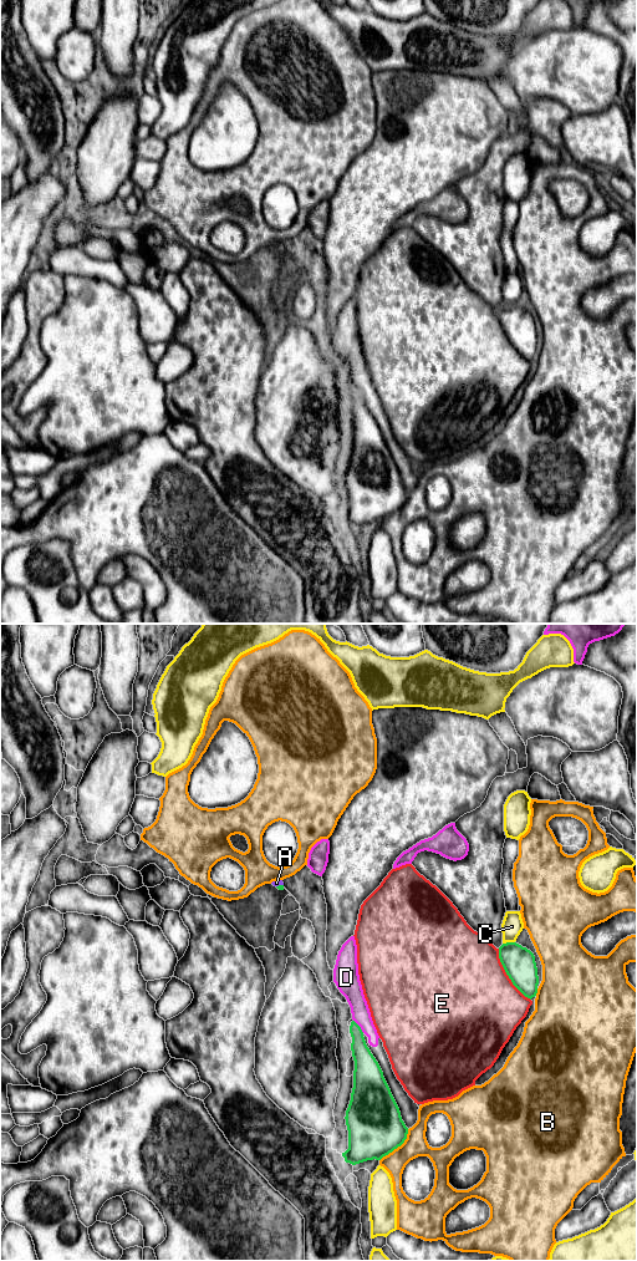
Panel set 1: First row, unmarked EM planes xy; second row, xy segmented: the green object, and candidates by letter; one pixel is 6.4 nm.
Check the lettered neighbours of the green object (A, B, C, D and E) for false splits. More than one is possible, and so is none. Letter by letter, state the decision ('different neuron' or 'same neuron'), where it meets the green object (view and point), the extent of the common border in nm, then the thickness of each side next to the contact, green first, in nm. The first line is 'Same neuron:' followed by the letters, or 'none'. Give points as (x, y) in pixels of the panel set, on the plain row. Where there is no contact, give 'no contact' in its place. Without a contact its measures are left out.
Same neuron: A
A: same neuron; meets green in xy at (279, 248); contact 50 nm long; 30 nm thick on the green side, 40 nm on the other
B: different neuron; meets green in xy at (397, 509); contact 280 nm long; 360 nm thick on the green side, 150 nm on the other
C: different neuron; meets green in xy at (508, 305); contact 80 nm long; 200 nm thick on the green side, 140 nm on the other
D: different neuron; meets green in xy at (358, 389); contact 110 nm long; 140 nm thick on the green side, 140 nm on the other
E: different neuron; meets green in xy at (506, 336); contact 400 nm long; 200 nm thick on the green side, 500 nm on the other

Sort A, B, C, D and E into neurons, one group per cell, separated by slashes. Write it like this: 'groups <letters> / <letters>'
groups A / B / C / D / E

